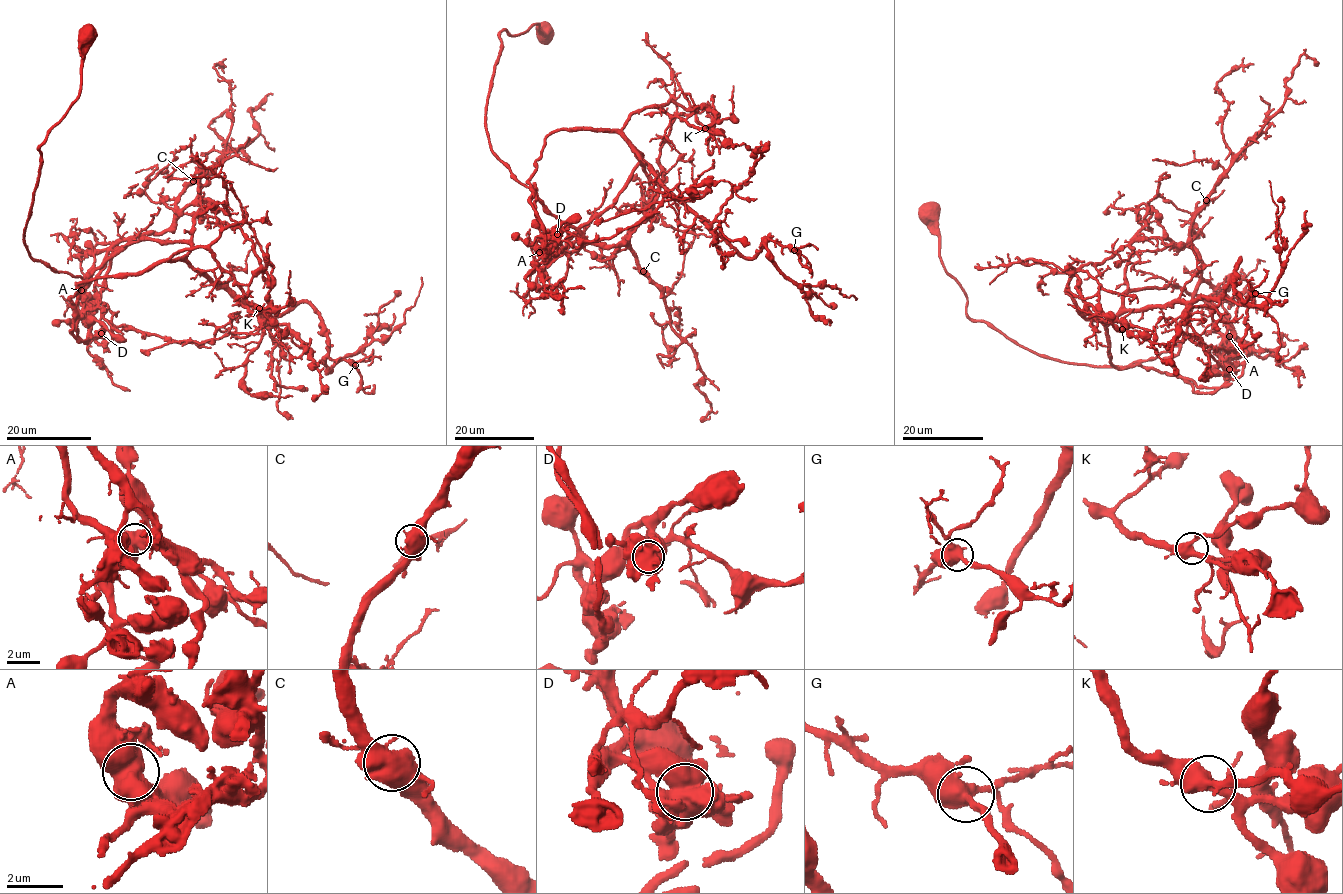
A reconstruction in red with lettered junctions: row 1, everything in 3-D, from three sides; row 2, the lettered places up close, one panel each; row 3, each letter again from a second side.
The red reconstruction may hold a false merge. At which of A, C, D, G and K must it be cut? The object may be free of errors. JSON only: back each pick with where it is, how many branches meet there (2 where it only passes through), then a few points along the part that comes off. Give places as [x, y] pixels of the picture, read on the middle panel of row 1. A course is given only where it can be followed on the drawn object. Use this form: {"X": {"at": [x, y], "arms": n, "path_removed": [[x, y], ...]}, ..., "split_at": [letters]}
{"D": {"at": [557, 234], "arms": 4, "path_removed": [[557, 234], [558, 252], [607, 209], [638, 152], [744, 258], [767, 236], [790, 279], [856, 299]]}, "split_at": ["D"]}

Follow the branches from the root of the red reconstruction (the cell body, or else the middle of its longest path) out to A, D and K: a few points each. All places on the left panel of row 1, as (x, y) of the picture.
A: (87, 37), (80, 91), (39, 148), (24, 230), (29, 257), (75, 277), (121, 248), (97, 295), (81, 290)
D: (87, 37), (80, 91), (39, 148), (24, 242), (29, 257), (83, 279), (77, 335), (101, 333)
K: (87, 37), (80, 91), (39, 148), (29, 257), (83, 279), (74, 303), (78, 283), (205, 247), (259, 308)

